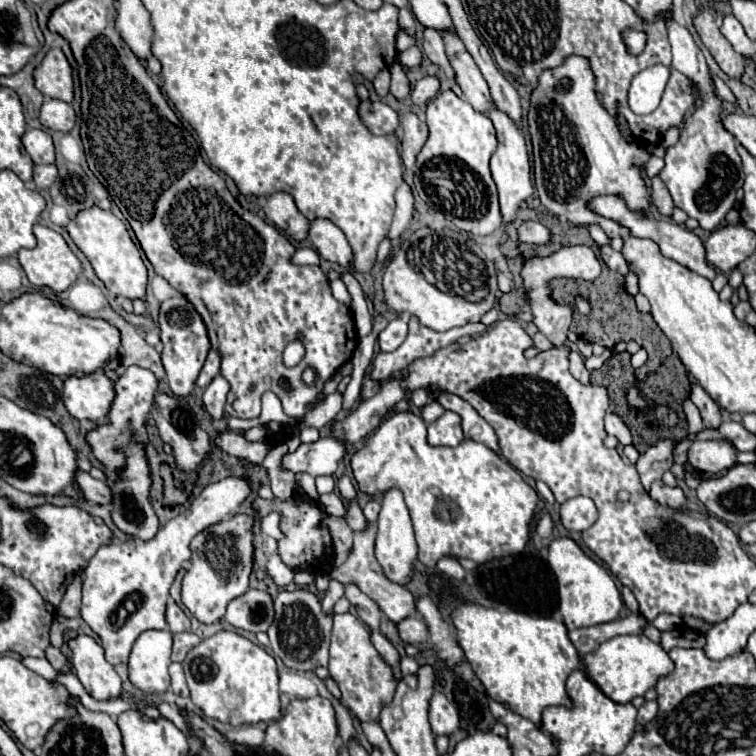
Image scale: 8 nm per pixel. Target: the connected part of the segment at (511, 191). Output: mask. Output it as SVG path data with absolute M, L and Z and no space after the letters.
M492 108L488 114L490 114L490 120L494 122L496 136L498 136L498 148L490 158L490 170L492 170L494 182L498 186L502 218L504 218L504 222L512 222L516 218L516 210L518 210L520 202L526 200L528 196L532 196L532 192L534 192L532 182L530 182L530 160L528 160L524 136L522 136L520 128L516 126L516 122L500 108Z

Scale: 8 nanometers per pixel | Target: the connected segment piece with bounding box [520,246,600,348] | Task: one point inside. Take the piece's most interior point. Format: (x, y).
(552, 320)

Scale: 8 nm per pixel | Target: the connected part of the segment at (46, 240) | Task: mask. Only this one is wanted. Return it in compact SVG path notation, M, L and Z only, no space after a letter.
M36 224L34 226L34 236L38 240L36 248L32 250L26 250L22 248L18 252L18 262L20 266L24 268L28 280L34 284L34 286L48 286L52 288L54 292L62 292L66 290L82 272L82 266L80 266L80 260L74 256L74 252L70 250L70 246L66 244L66 240L54 232L52 228L48 226L42 226L42 224Z

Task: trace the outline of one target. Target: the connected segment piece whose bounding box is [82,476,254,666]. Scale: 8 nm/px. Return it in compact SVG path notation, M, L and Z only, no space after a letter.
M248 476L222 478L208 484L190 508L162 526L152 540L130 538L126 542L102 546L94 554L82 572L82 618L102 638L106 660L112 666L128 662L130 648L140 632L146 628L168 628L164 618L168 590L182 564L190 560L190 540L196 532L202 532L202 528L236 512L252 496L252 490L254 482Z

